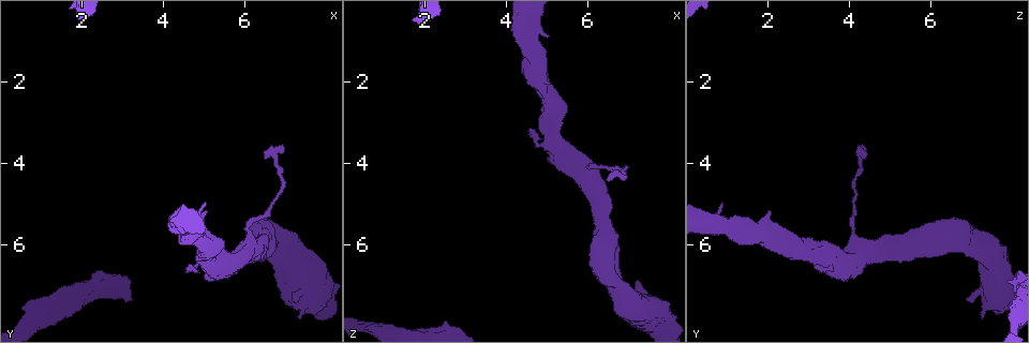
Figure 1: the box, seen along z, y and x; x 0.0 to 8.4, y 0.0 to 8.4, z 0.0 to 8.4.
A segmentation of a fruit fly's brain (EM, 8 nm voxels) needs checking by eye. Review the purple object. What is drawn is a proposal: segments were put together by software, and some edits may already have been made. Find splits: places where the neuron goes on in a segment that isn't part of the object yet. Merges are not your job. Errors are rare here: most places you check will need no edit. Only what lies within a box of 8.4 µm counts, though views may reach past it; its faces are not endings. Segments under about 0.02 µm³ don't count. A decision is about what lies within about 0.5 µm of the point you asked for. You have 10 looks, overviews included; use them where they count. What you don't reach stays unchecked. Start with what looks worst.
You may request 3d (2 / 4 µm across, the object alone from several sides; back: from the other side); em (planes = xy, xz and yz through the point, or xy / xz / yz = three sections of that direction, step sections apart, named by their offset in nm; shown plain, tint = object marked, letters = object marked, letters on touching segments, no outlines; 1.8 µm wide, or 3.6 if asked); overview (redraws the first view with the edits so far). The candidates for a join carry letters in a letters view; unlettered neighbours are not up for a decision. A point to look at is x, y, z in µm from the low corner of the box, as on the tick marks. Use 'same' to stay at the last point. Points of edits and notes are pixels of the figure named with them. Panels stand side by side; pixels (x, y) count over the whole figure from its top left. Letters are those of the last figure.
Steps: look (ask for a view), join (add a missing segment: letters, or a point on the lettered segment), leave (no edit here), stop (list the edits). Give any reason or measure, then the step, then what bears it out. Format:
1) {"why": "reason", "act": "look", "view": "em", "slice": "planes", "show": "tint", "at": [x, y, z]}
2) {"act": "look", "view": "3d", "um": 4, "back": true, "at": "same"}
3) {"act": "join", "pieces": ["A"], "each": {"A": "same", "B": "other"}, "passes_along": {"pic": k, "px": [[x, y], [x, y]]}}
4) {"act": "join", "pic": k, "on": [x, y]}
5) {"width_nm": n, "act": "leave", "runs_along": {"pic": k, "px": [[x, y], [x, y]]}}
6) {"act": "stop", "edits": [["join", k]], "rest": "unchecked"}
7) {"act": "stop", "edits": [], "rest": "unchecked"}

{"why": "an open end", "act": "look", "view": "em", "um": 3.6, "slice": "planes", "show": "letters", "at": [4.55, 6.55, 3.20]}

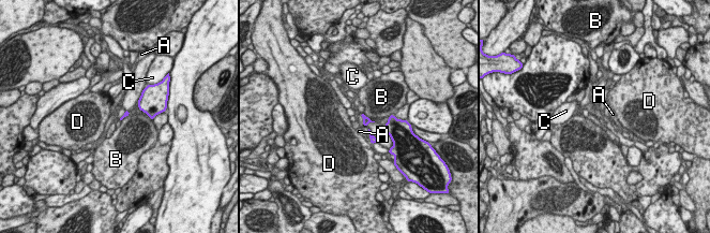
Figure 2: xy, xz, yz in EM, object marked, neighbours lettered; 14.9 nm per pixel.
{"act": "leave", "each": {"A": "other", "B": "other", "C": "other", "D": "other"}, "found": "no lettered segment goes on from it"}

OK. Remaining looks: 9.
{"why": "thick end", "act": "look", "view": "3d", "um": 4, "at": [5.00, 4.95, 0.90]}

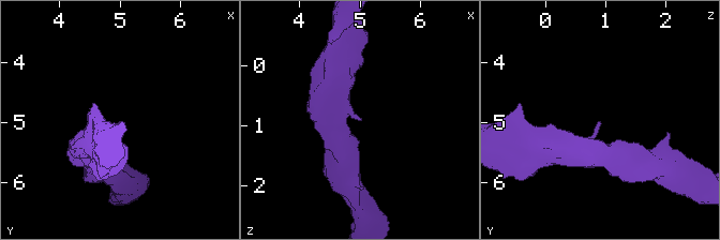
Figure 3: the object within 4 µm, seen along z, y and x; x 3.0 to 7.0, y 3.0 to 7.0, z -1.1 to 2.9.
{"act": "look", "view": "em", "slice": "planes", "show": "letters", "at": [5.00, 5.00, 0.90]}

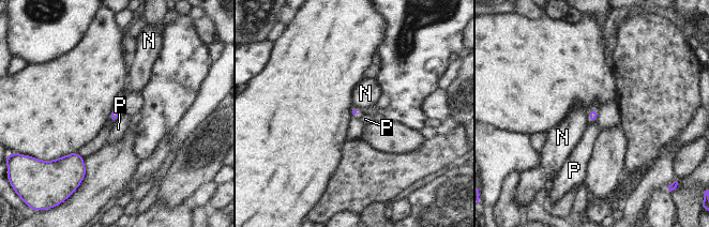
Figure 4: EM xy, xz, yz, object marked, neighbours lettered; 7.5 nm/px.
{"act": "leave", "each": {"N": "other", "P": "other"}, "border": {"pic": 4, "px": [[120, 111], [112, 121]]}, "found": "none of them fits"}

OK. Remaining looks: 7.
{"why": "abrupt turn", "act": "look", "view": "em", "slice": "xy", "step": 4, "show": "tint", "at": [6.10, 5.55, 4.05]}

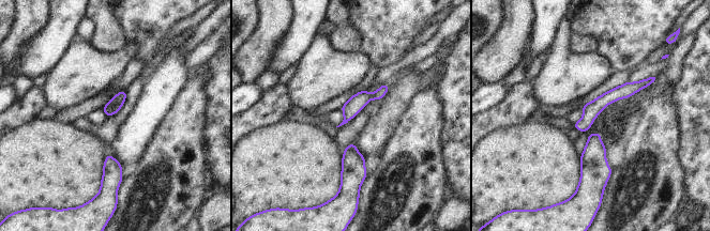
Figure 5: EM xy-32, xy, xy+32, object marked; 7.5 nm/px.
{"act": "look", "view": "em", "slice": "planes", "show": "tint", "at": "same"}

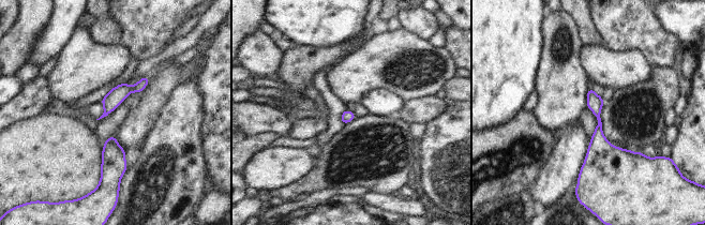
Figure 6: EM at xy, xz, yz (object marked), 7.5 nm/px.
{"why": "what lies round it", "act": "look", "view": "em", "slice": "planes", "show": "letters", "at": "same"}

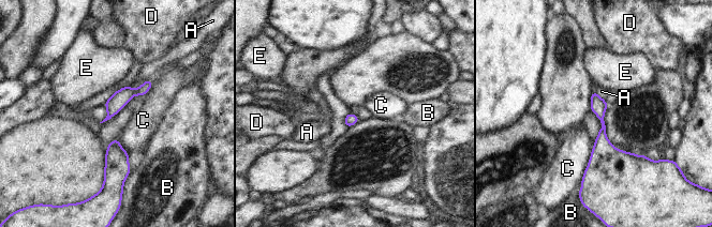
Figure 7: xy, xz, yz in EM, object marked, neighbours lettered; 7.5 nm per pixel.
{"longest_contact_nm": ["C", 320], "act": "leave", "each": {"A": "other", "B": "other", "C": "other", "D": "other", "E": "other"}, "runs_along": {"pic": 7, "px": [[149, 84], [129, 92], [109, 115]]}, "found": "none of them fits"}

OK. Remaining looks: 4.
{"why": "end of a long branch", "act": "look", "view": "3d", "um": 2, "at": [6.95, 3.60, 4.30]}

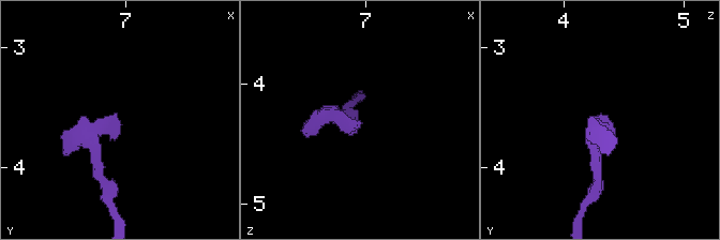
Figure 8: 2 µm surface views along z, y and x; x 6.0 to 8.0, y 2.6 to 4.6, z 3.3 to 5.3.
{"why": "shape alone is not enough", "act": "look", "view": "em", "slice": "planes", "show": "letters", "at": [6.92, 3.58, 4.34]}

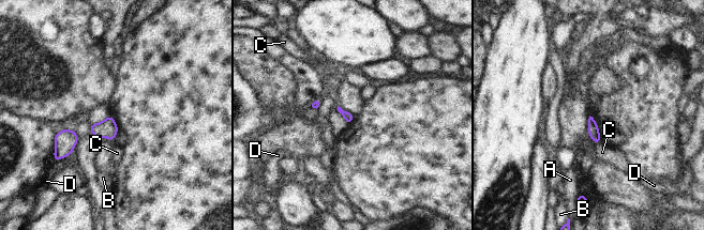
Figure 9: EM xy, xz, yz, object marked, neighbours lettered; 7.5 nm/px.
{"longest_contact_nm": ["C", 60], "act": "leave", "each": {"A": "other", "B": "other", "C": "other", "D": "other"}, "found": "no lettered segment goes on from it"}

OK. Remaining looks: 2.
{"act": "stop", "edits": [], "rest": "unchecked"}

